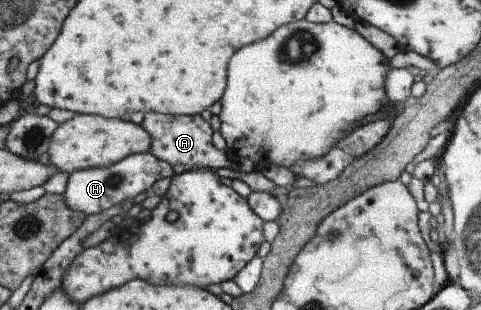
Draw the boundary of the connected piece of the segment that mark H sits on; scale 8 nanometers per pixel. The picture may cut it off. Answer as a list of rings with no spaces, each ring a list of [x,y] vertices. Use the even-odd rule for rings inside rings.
[[[148,152],[132,154],[106,167],[86,168],[72,172],[67,177],[62,197],[68,209],[89,216],[131,200],[141,193],[149,193],[155,181],[164,177],[171,178],[172,175],[171,166]]]

